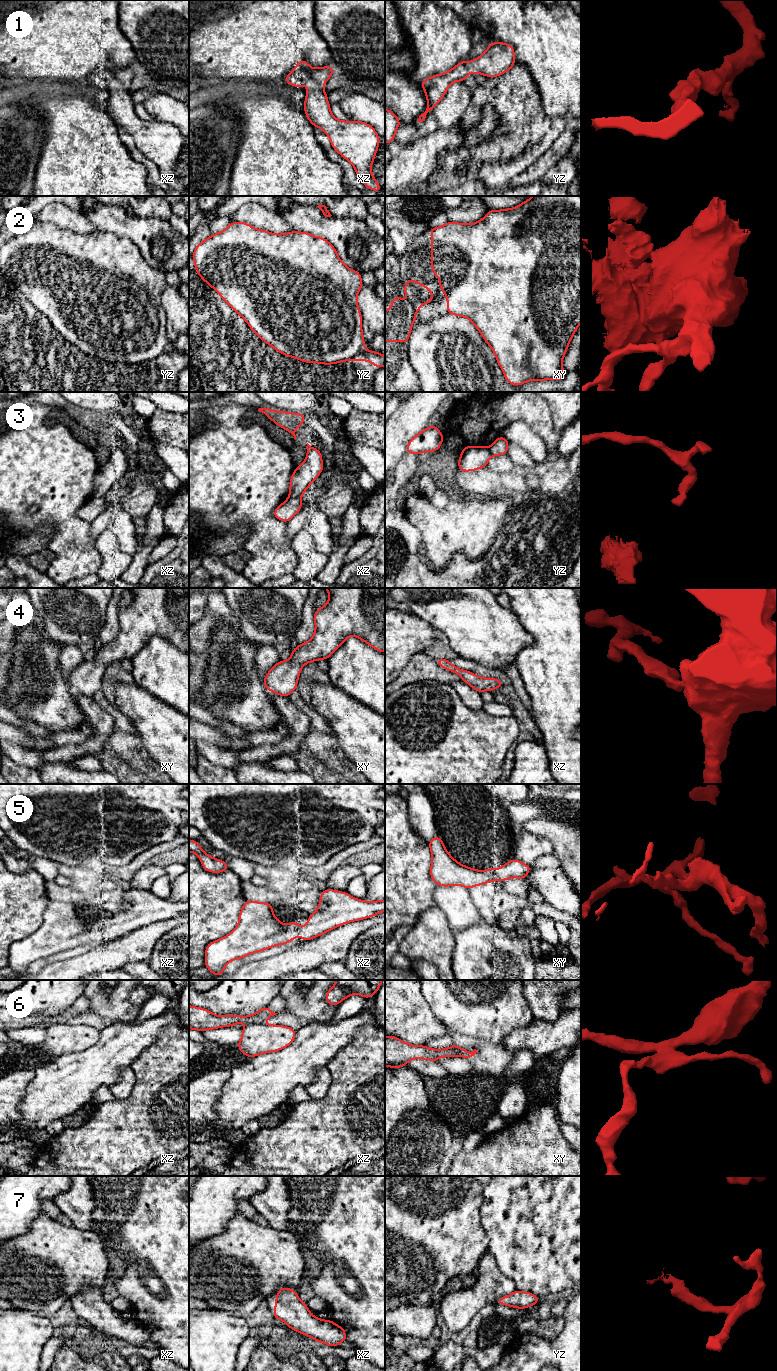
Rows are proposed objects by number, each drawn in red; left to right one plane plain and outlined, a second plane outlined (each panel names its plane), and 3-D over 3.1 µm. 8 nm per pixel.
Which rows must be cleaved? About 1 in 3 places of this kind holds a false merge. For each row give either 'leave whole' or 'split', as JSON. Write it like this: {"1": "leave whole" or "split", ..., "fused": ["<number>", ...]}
{"1": "leave whole", "2": "split", "3": "split", "4": "leave whole", "5": "leave whole", "6": "split", "7": "leave whole", "fused": ["2", "3", "6"]}

